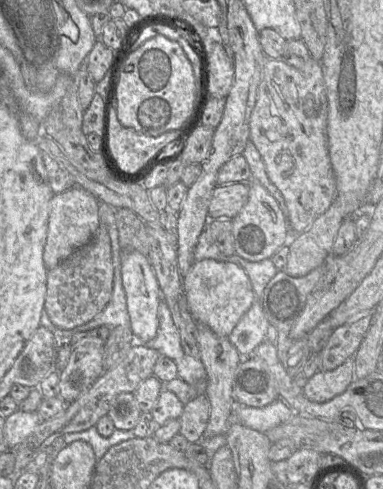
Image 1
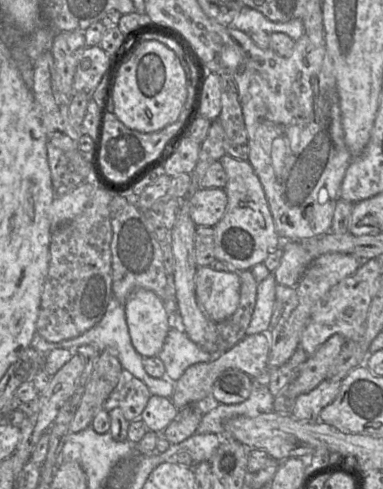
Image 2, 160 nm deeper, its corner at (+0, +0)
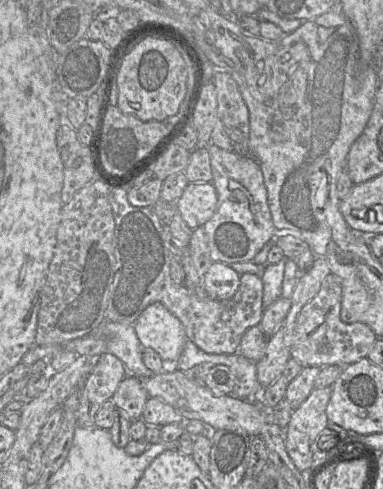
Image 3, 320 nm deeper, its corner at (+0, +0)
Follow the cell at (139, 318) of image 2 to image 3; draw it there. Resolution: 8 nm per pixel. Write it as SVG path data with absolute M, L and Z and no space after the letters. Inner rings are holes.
M160 302L147 306L133 326L142 347L155 350L162 360L176 362L188 340L181 321Z

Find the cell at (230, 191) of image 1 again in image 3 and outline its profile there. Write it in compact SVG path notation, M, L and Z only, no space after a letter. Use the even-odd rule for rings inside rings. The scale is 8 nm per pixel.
M212 182L189 183L175 207L187 226L194 230L214 215L218 206L218 195Z

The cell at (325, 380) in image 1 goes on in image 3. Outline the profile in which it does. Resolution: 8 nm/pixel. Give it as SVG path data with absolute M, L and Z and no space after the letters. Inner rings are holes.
M332 387L313 389L308 398L293 411L285 429L286 450L299 471L305 471L312 465L312 456L317 449L317 438L327 428L326 407L332 394Z

